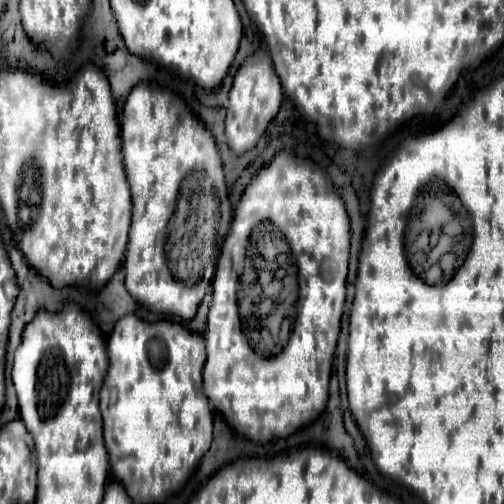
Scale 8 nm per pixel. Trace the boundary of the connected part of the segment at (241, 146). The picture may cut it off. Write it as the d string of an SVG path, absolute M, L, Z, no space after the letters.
M256 51L250 55L234 75L232 89L230 89L230 103L226 109L226 139L234 153L242 155L244 151L252 149L260 135L264 133L266 125L276 117L282 105L282 87L272 69L272 59L266 51Z

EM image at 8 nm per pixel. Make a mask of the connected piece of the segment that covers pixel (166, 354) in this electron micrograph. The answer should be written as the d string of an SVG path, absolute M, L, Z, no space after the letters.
M124 315L114 325L114 331L110 333L108 357L110 357L110 369L108 369L104 387L100 391L100 411L102 411L102 419L104 419L104 439L106 439L106 447L108 447L108 453L110 453L112 475L118 481L122 481L122 485L126 487L126 491L132 497L134 503L158 503L158 501L164 501L168 497L168 493L178 491L188 481L188 477L192 475L192 471L200 463L200 457L210 449L210 443L212 443L212 405L210 405L208 397L204 395L204 391L200 389L202 387L202 367L204 367L204 359L206 359L204 337L200 333L194 333L194 331L186 329L180 323L168 323L168 321L146 323L146 321L138 319L136 315Z

